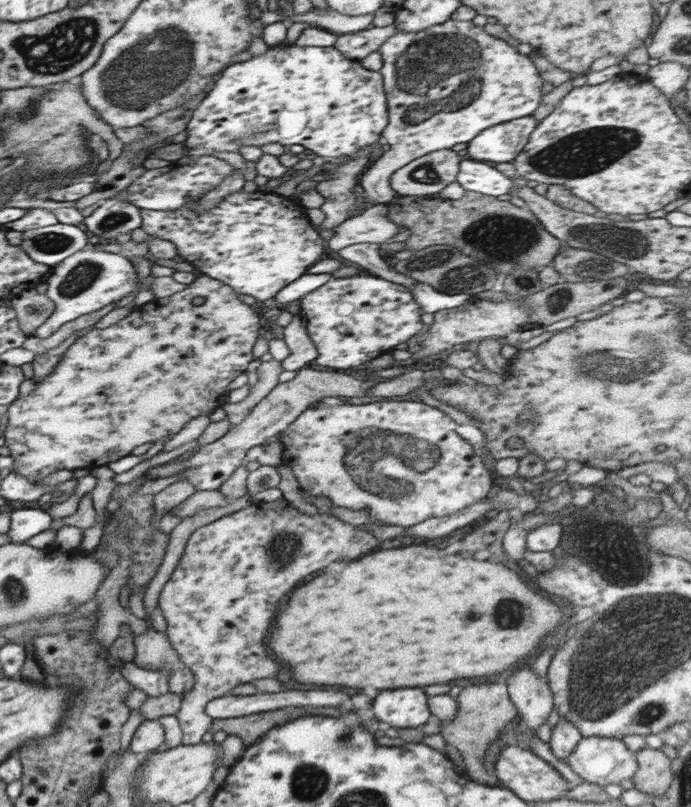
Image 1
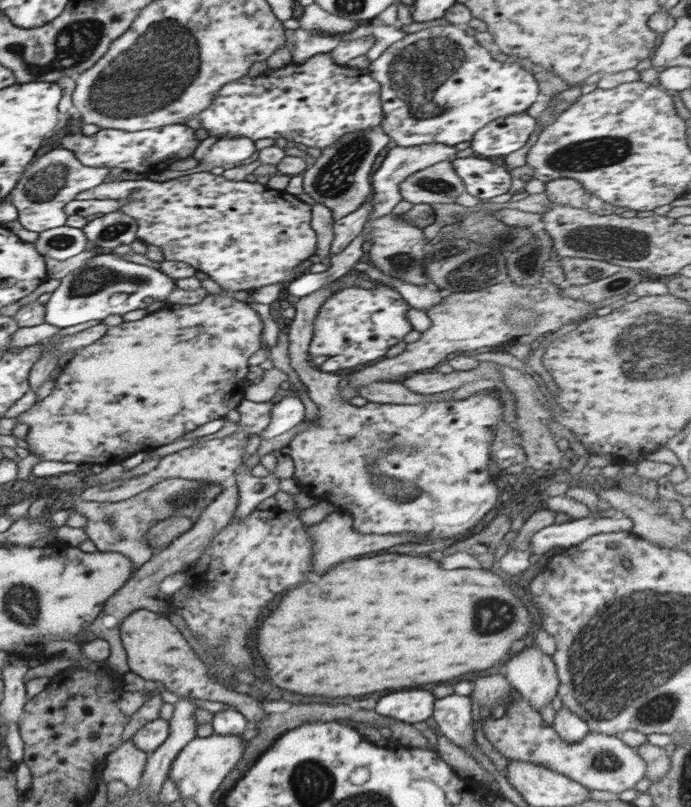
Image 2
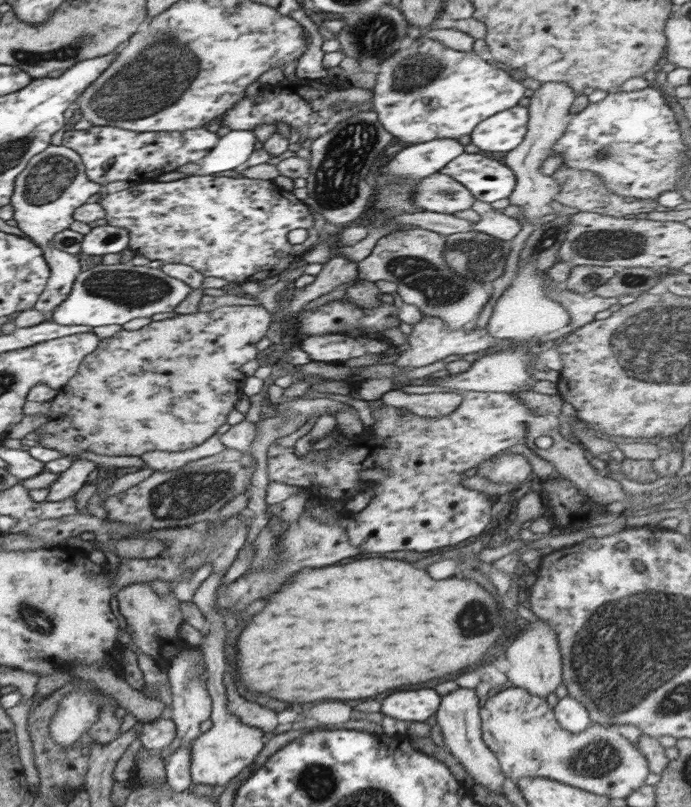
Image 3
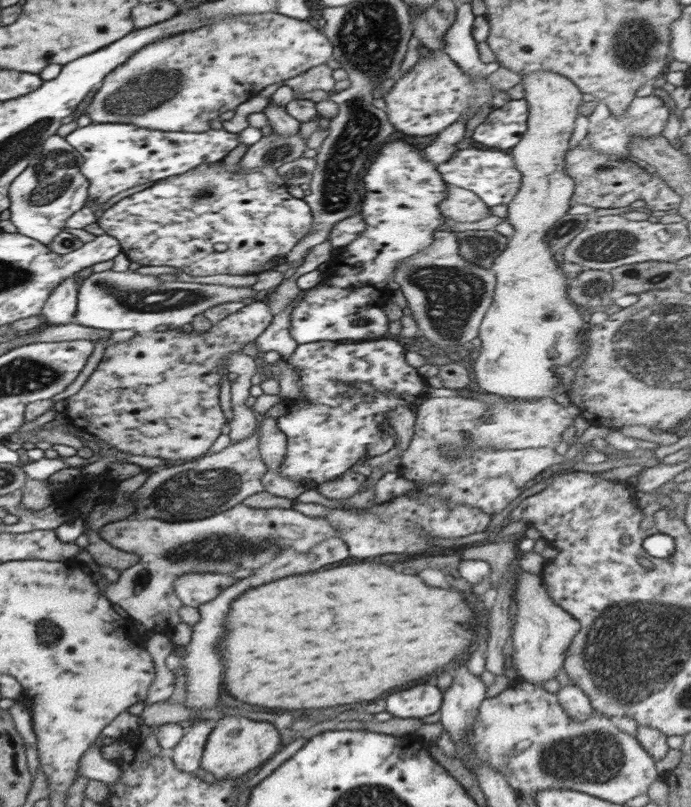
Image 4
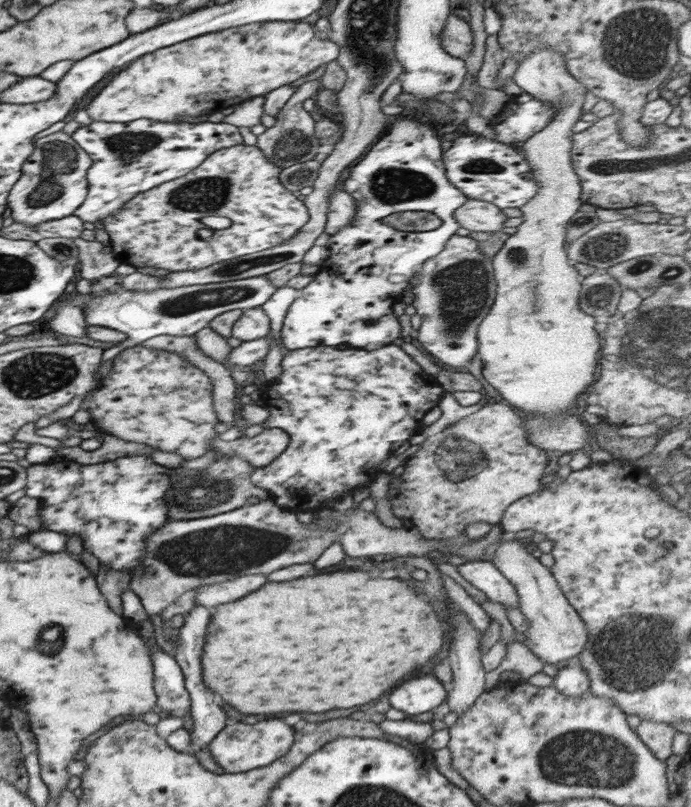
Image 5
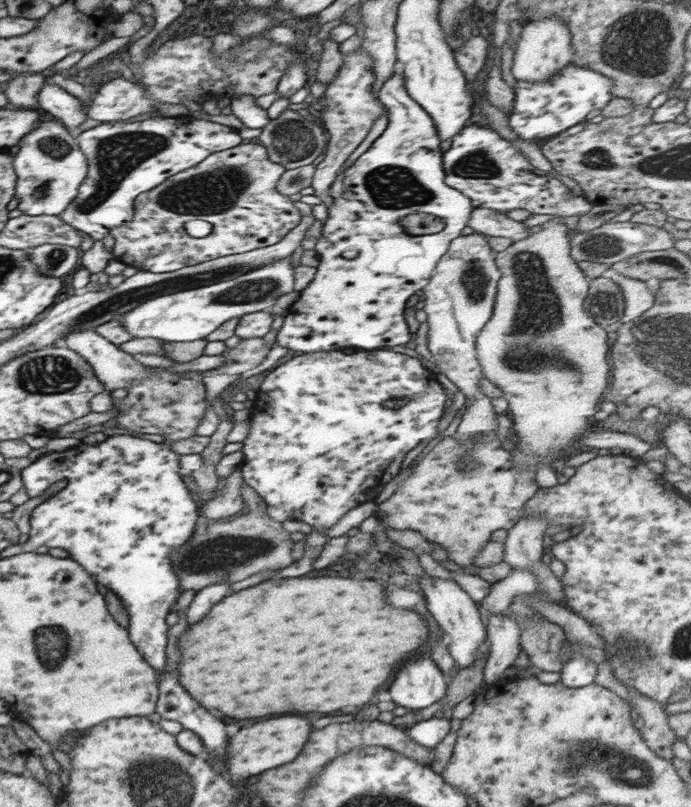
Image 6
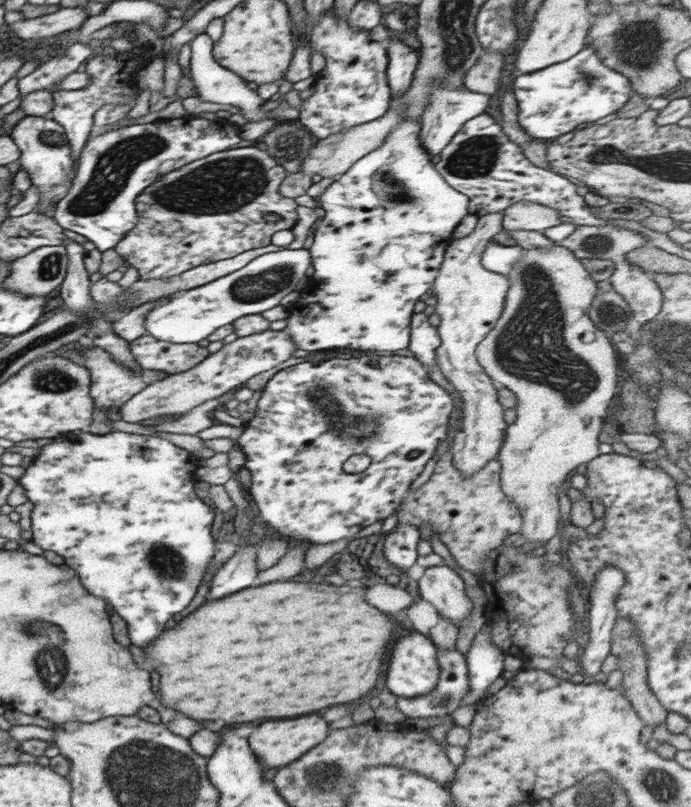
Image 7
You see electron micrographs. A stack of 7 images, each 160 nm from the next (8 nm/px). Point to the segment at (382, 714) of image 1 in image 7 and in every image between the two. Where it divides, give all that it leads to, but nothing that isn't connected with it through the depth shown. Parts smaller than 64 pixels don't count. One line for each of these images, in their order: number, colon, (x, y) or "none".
2: (416, 706)
3: (417, 705)
4: (423, 700)
5: (423, 694)
6: (420, 683)
7: (414, 671)

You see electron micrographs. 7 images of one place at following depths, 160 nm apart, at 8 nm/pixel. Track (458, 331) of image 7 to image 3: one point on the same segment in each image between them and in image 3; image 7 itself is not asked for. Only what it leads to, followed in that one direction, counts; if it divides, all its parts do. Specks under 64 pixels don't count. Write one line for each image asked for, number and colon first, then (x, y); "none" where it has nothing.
3: (412, 258)
4: (449, 296)
5: (453, 292)
6: (459, 300)

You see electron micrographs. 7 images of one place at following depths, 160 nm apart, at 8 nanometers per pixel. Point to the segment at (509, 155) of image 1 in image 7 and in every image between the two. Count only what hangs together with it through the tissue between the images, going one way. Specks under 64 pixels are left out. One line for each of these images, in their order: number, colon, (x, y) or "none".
2: (505, 135)
3: (504, 131)
4: (502, 129)
5: (523, 116)
6: (542, 110)
7: (552, 101)

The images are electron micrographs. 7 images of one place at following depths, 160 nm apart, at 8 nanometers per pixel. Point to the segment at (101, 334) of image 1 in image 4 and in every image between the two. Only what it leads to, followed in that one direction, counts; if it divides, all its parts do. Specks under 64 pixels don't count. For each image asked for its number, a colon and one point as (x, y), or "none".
2: (96, 414)
3: (100, 410)
4: (156, 394)

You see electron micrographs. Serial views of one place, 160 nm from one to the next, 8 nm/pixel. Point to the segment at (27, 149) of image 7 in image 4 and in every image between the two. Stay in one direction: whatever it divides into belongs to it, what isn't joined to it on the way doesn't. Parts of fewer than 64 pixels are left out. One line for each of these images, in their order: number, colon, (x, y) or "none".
4: (52, 188)
5: (53, 185)
6: (50, 167)

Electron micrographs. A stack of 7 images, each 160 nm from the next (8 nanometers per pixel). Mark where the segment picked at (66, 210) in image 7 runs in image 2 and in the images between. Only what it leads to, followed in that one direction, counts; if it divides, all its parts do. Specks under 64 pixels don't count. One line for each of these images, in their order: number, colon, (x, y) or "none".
2: (141, 151)
3: (108, 154)
4: (116, 157)
5: (126, 159)
6: (124, 159)

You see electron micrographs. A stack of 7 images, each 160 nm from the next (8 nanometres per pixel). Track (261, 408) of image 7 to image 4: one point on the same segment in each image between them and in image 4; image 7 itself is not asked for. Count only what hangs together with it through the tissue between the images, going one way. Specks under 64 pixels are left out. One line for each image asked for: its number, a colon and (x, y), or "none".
4: (345, 390)
5: (339, 433)
6: (317, 446)

